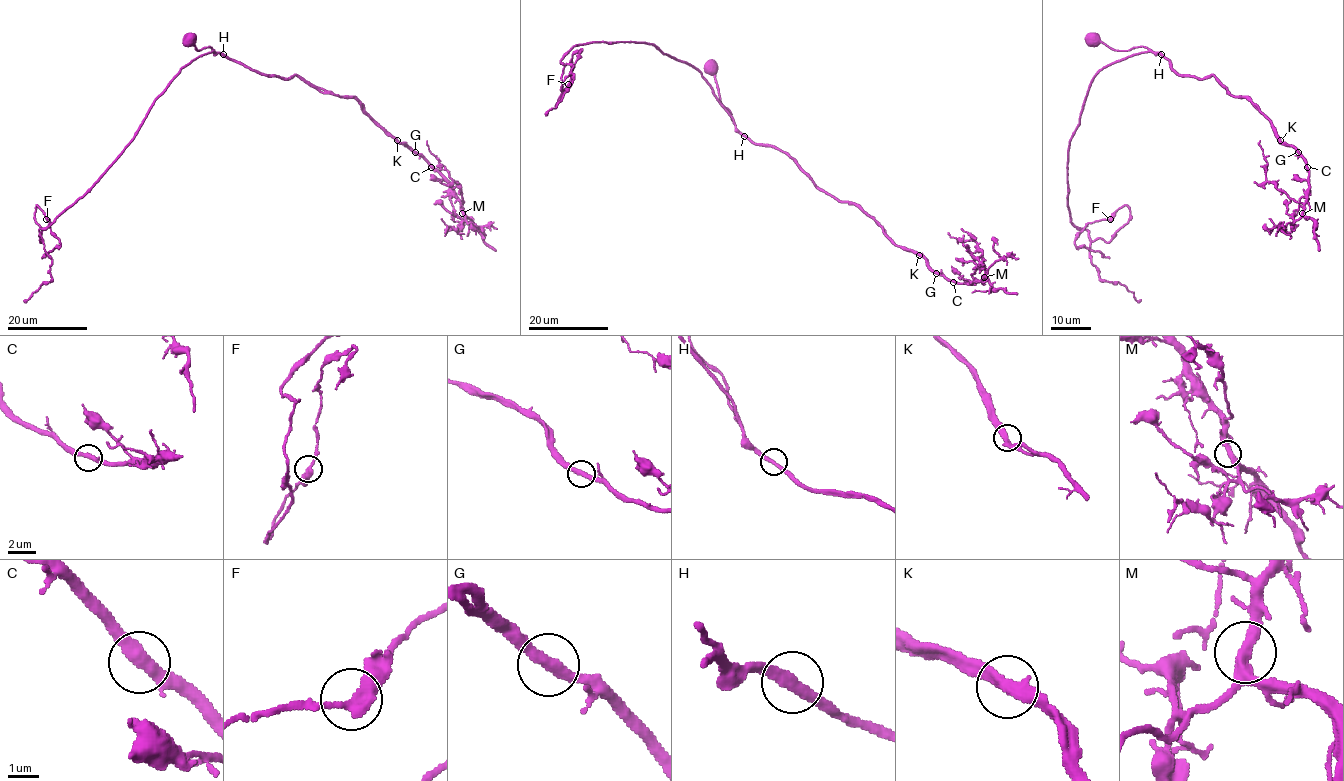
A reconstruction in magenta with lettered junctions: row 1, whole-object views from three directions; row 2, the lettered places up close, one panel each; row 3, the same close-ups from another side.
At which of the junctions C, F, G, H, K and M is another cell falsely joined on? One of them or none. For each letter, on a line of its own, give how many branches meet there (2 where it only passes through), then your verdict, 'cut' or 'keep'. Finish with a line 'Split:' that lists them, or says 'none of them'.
C: branches 2; keep
F: branches 2; keep
G: branches 2; keep
H: branches 2; keep
K: branches 2; keep
M: branches 2; keep
Split: none of them

